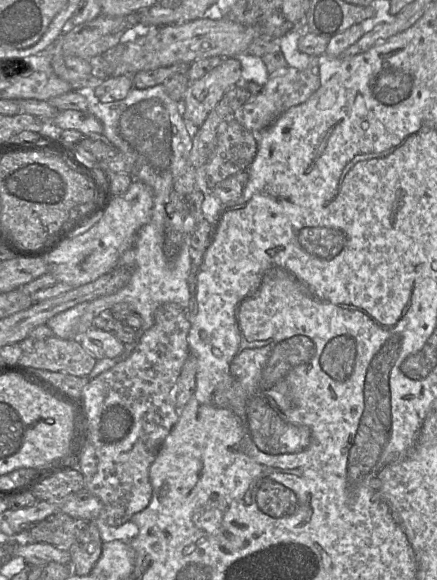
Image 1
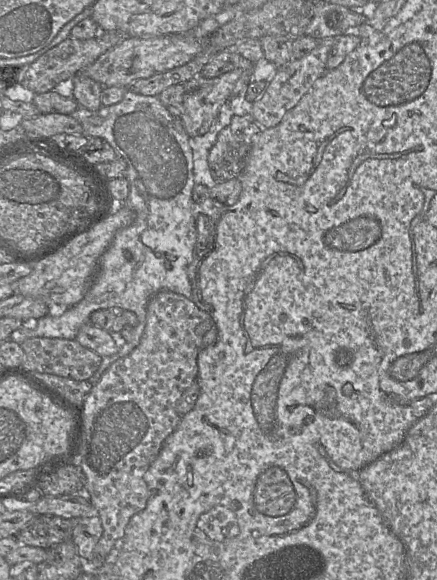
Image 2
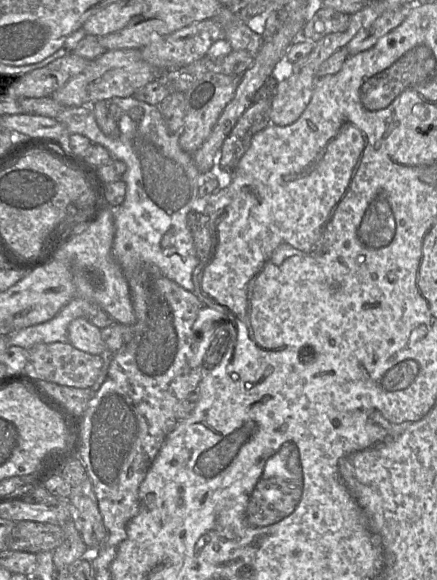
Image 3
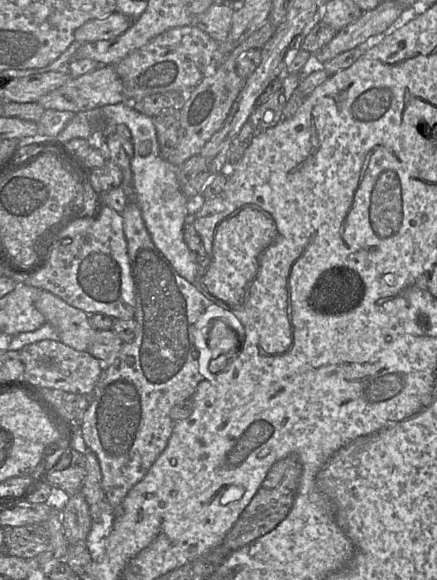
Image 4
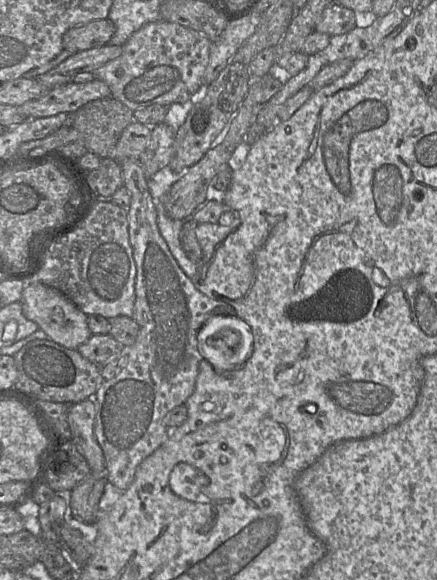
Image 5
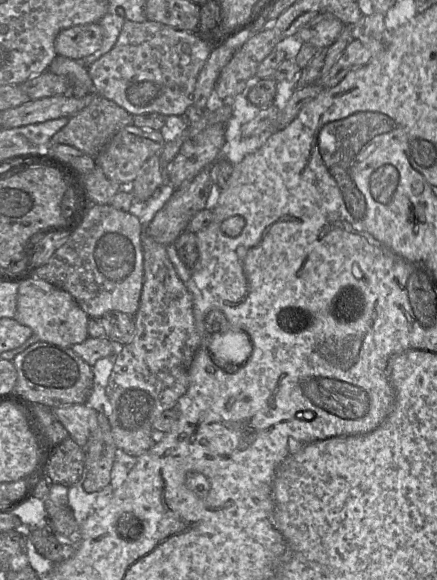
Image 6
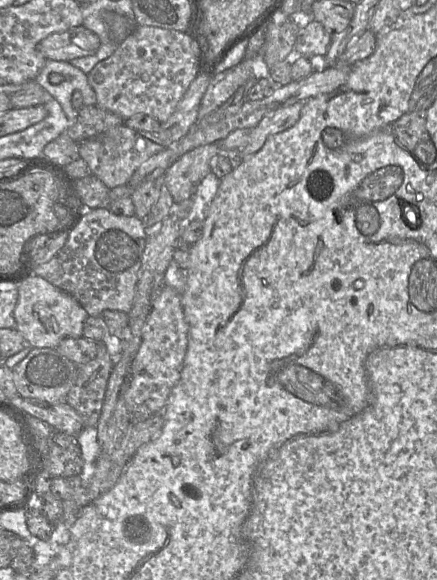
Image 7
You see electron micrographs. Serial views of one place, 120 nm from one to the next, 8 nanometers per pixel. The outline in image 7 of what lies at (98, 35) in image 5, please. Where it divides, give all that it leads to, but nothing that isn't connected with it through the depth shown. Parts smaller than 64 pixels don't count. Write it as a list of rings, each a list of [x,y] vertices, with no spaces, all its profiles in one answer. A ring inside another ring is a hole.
[[[83,25],[48,35],[37,45],[38,51],[55,61],[68,61],[93,55],[100,47],[100,38]]]

